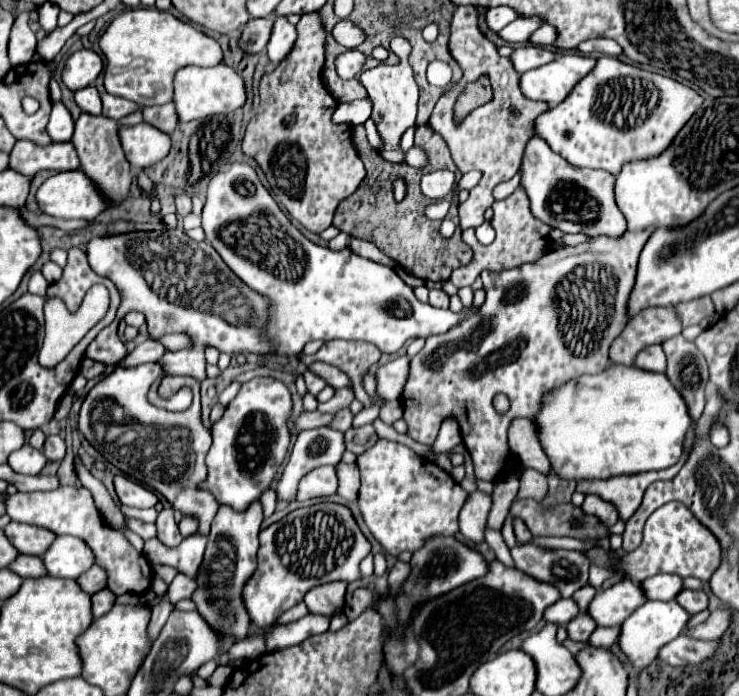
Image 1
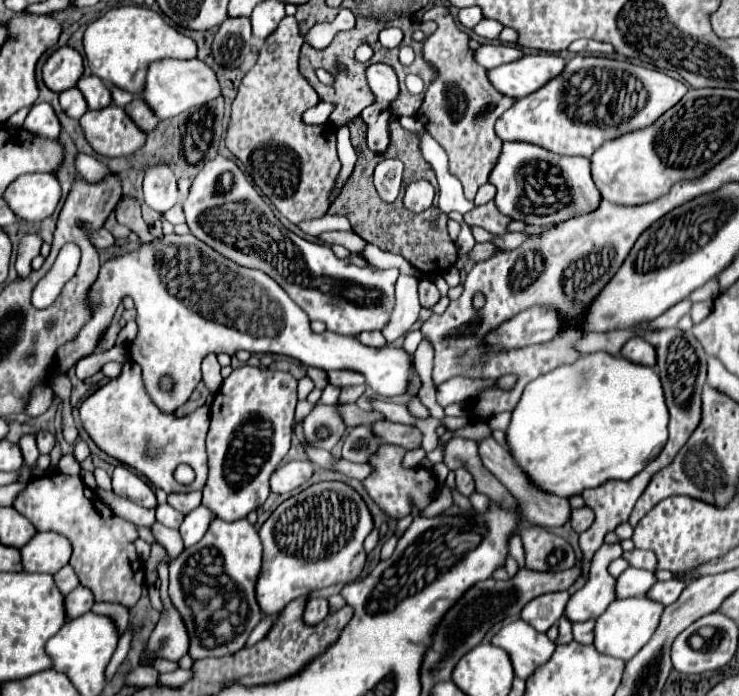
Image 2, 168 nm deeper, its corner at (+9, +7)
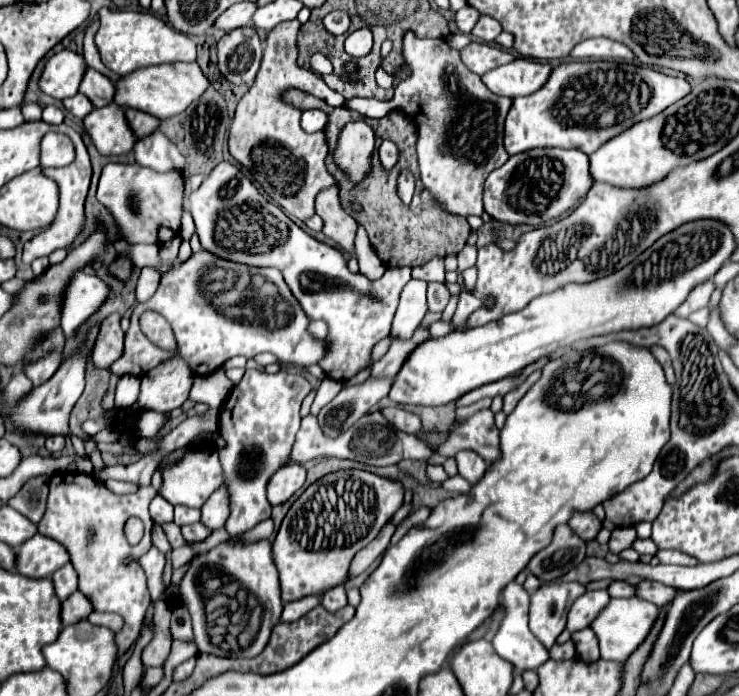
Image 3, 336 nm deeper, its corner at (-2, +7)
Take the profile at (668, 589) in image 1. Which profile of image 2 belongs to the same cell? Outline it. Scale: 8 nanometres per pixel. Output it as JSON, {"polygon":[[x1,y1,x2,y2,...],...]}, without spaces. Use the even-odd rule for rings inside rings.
{"polygon":[[626,568,616,584,618,598,632,598,632,596,646,596,646,592,656,584,656,574,650,570,640,568]]}

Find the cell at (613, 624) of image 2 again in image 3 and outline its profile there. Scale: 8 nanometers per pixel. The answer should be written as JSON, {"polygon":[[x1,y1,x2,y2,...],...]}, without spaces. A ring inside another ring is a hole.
{"polygon":[[611,598,609,604,603,608,603,614,593,620,591,630,595,632,599,640,599,650,603,660,615,660,623,662,627,656,649,636,651,626,659,614,659,608,647,600,641,598]]}

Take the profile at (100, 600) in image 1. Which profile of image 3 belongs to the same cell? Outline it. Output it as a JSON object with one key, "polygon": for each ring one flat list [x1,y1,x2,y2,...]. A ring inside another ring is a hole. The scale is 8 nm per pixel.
{"polygon":[[73,592,67,600,61,602,61,624,69,626,75,622,87,620,91,612,93,612,91,602,81,592]]}

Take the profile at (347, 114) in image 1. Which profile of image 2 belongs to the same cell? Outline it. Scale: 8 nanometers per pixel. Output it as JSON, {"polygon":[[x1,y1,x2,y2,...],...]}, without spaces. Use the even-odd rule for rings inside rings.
{"polygon":[[320,102,318,106,306,110,302,120,306,124,324,124,324,122,328,122,330,112,334,112,334,108,336,108,336,104,332,104,332,102]]}

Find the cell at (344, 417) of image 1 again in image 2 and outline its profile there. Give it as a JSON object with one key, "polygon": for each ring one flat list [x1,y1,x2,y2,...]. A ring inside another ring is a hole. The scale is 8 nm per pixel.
{"polygon":[[354,386,354,388,344,388,342,392,340,392,340,398,338,398,338,402,340,404,354,404,362,394,364,394,364,388,366,386]]}

